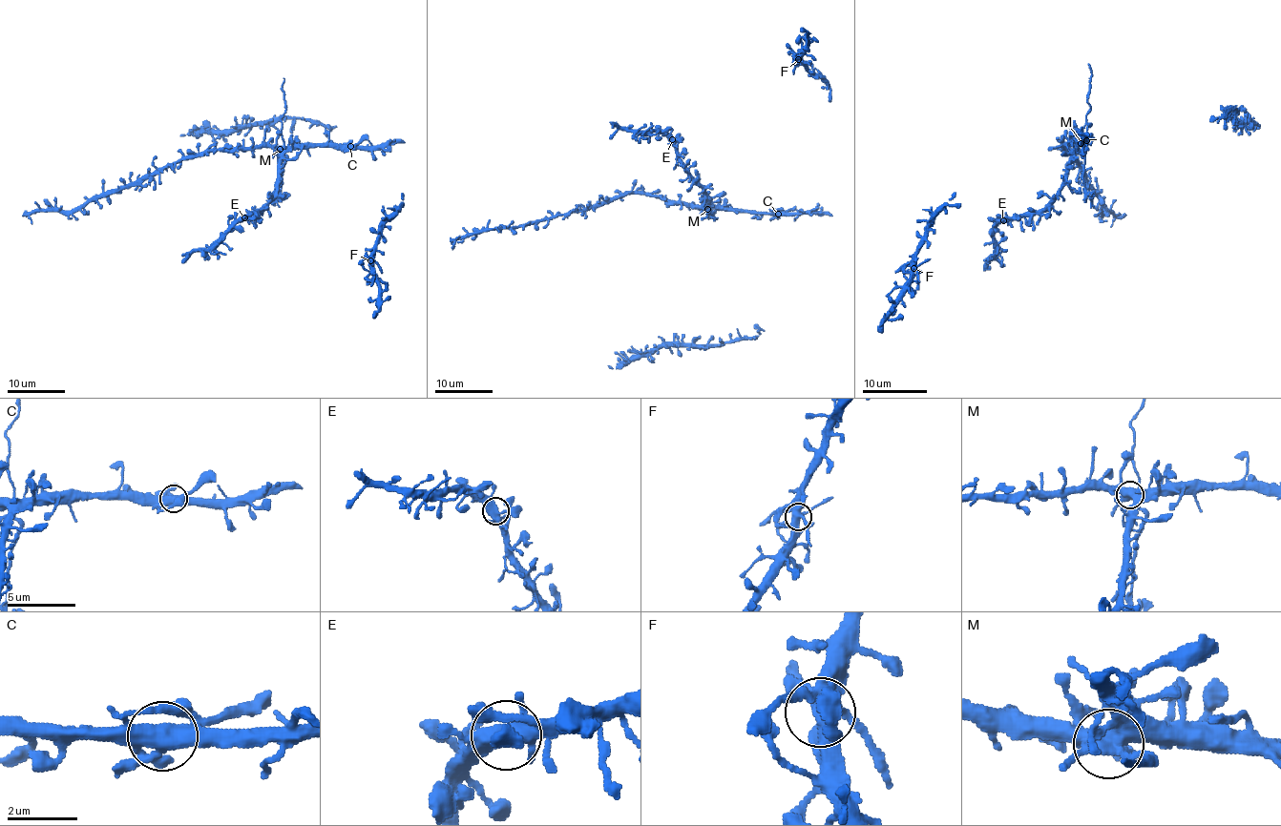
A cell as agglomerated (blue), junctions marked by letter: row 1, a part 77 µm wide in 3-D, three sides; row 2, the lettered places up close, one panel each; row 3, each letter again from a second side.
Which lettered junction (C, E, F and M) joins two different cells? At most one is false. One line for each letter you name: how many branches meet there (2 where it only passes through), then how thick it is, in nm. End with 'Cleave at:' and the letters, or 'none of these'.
M: branches 5; calibre 550 nm
Cleave at: M

